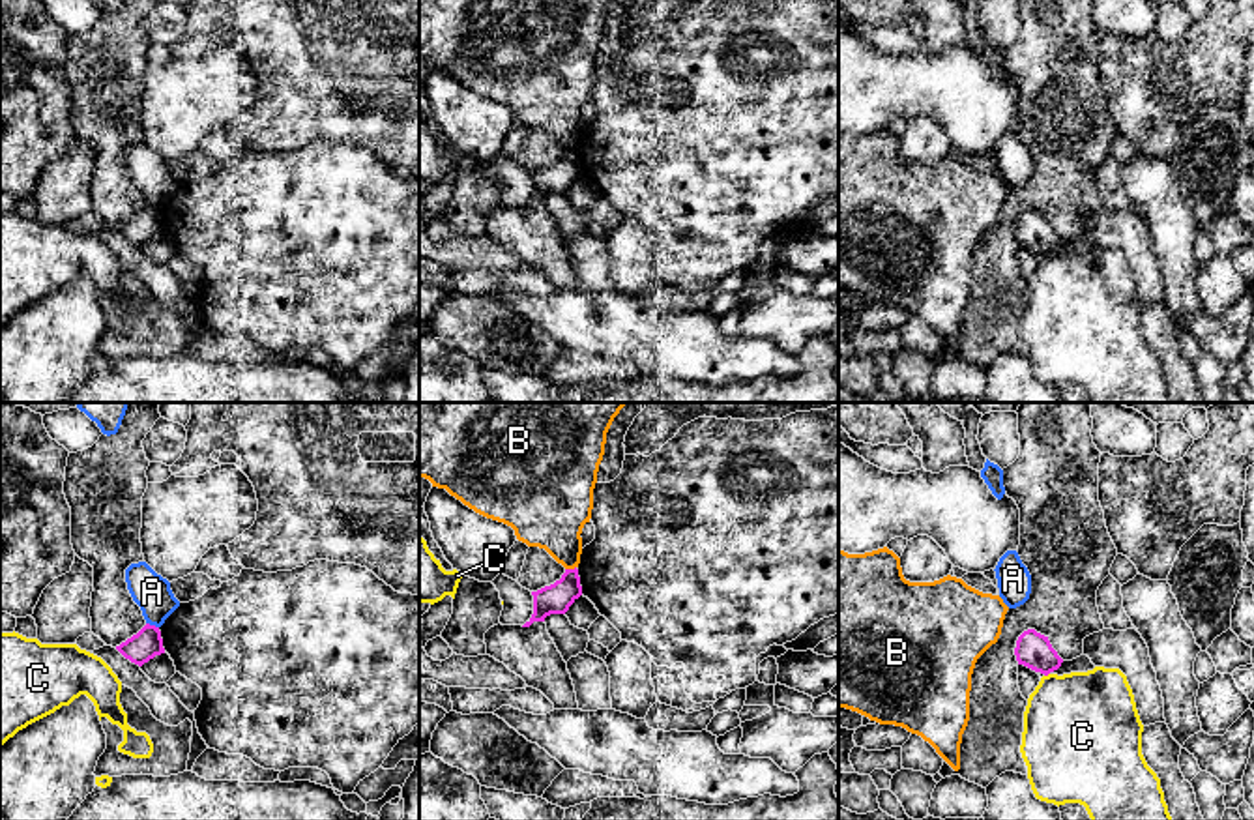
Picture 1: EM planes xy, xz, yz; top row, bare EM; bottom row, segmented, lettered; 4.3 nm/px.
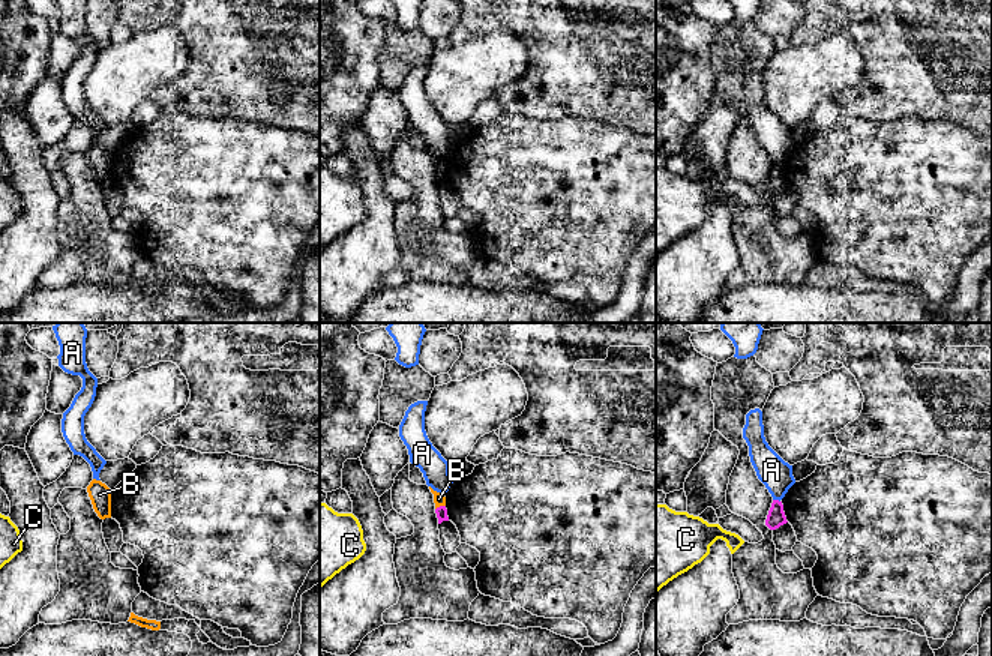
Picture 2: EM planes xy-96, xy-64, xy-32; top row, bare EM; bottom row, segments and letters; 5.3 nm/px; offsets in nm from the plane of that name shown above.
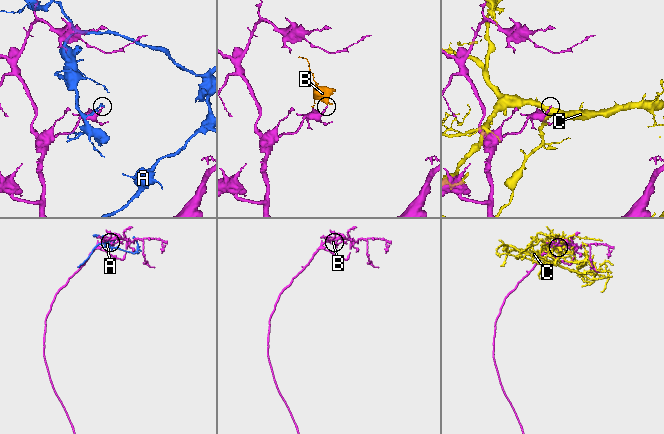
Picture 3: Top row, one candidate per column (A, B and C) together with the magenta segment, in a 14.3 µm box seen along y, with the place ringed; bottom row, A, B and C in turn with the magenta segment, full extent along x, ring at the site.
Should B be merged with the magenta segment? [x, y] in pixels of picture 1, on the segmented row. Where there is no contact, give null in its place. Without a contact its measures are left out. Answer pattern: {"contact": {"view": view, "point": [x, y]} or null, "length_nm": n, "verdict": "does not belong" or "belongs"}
{"contact": {"view": "xz", "point": [569, 570]}, "length_nm": 50, "verdict": "does not belong"}

